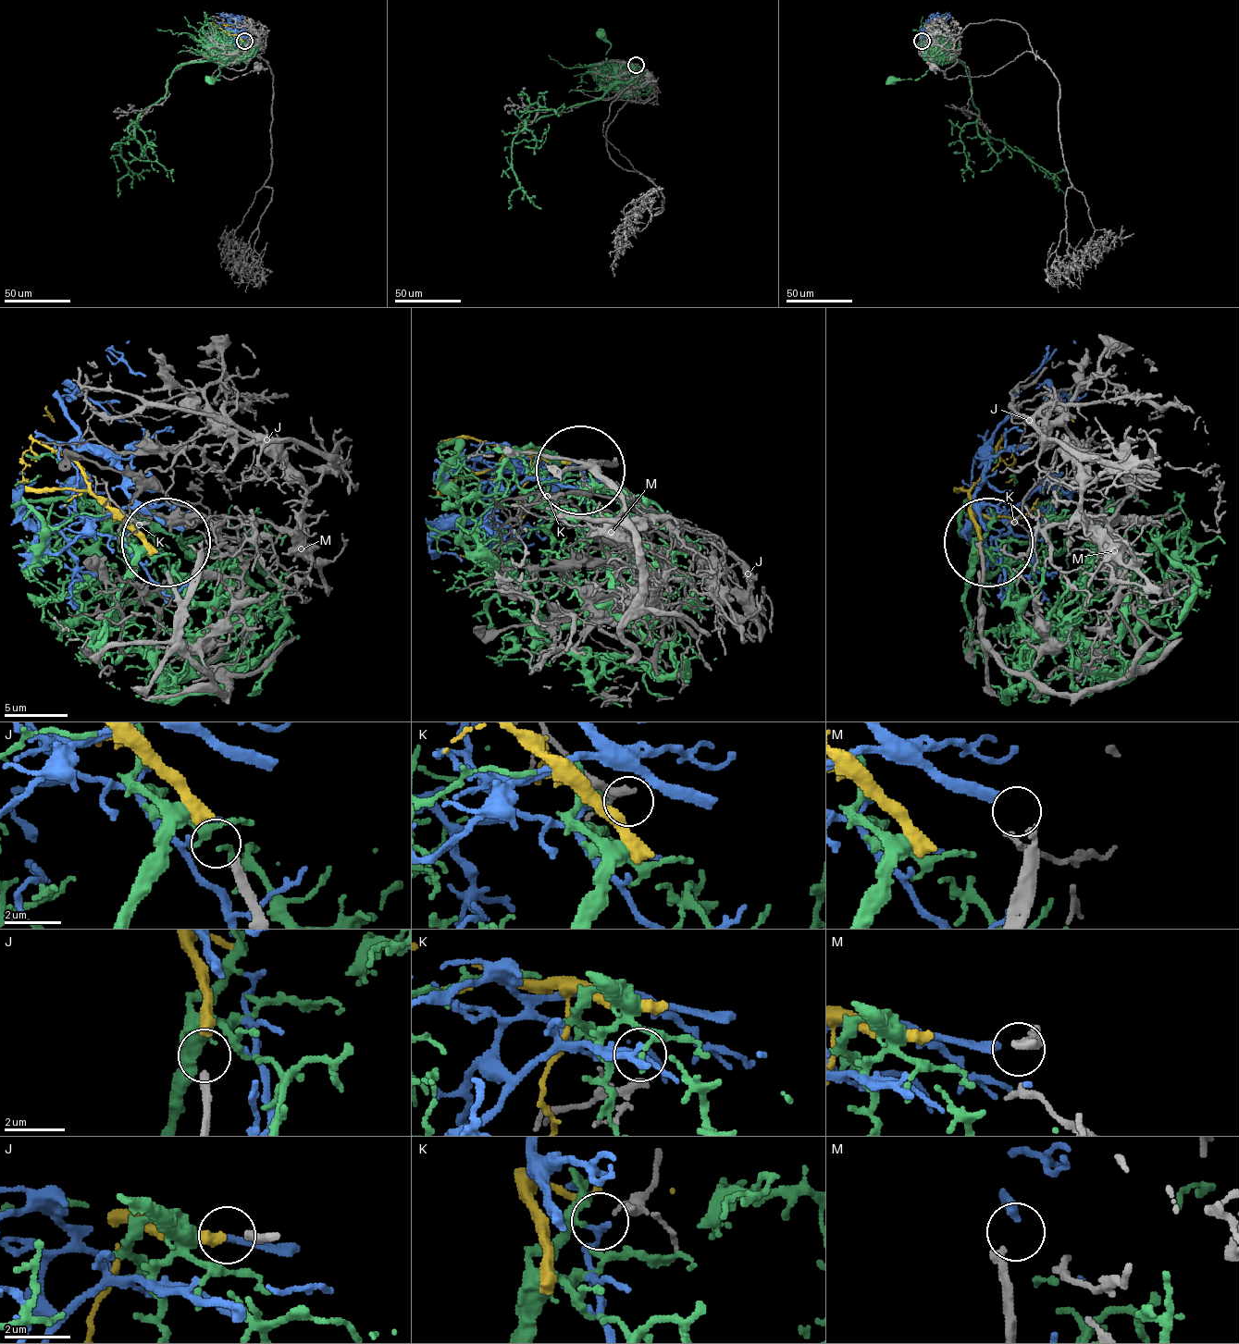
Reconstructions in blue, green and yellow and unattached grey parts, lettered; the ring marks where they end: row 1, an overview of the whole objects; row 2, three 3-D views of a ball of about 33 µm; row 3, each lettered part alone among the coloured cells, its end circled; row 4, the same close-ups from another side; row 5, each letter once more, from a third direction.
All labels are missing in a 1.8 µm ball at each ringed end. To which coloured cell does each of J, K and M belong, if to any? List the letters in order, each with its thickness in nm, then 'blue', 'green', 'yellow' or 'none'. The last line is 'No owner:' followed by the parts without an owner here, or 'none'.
J: 300 nm | yellow
K: 220 nm | none
M: 260 nm | blue
No owner: K

